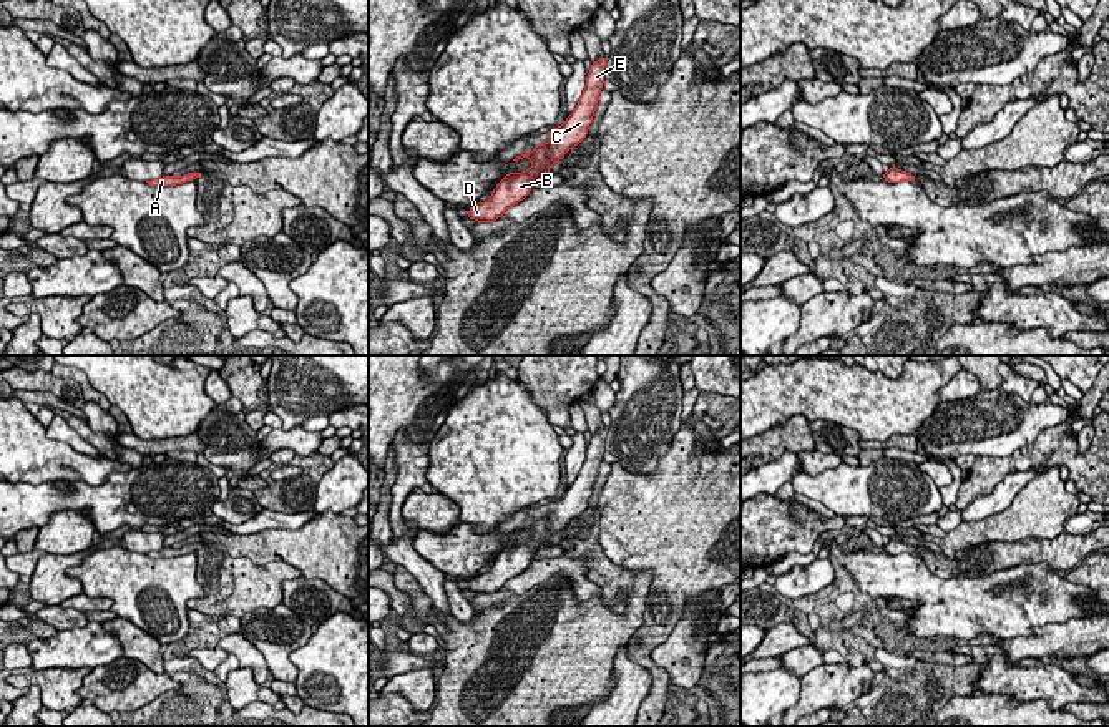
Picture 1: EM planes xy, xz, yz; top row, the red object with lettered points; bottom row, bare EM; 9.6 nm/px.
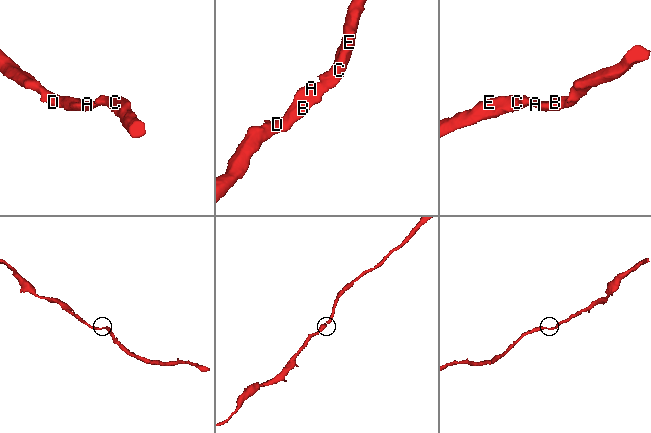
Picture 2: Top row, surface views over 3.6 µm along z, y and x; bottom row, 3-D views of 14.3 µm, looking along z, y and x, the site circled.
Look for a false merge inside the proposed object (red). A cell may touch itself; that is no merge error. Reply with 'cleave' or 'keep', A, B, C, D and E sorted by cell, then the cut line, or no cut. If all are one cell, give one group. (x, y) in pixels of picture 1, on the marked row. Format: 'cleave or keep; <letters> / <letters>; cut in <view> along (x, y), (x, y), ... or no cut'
keep; A B C D E; no cut

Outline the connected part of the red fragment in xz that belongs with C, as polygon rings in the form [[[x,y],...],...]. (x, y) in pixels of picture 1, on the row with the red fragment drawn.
[[[606,56],[591,63],[589,73],[586,76],[586,86],[583,95],[566,118],[566,123],[548,131],[551,141],[535,146],[530,154],[516,156],[513,161],[528,158],[533,166],[523,173],[508,173],[493,189],[491,198],[486,202],[478,202],[468,209],[470,219],[478,222],[493,222],[505,214],[505,211],[520,201],[523,201],[535,183],[550,174],[550,168],[564,158],[564,154],[578,146],[586,136],[588,128],[593,123],[593,115],[598,106],[598,96],[604,83],[604,66]]]

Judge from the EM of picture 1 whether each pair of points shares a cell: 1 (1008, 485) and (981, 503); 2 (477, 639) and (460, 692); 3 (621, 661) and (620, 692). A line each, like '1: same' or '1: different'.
1: same
2: same
3: same

